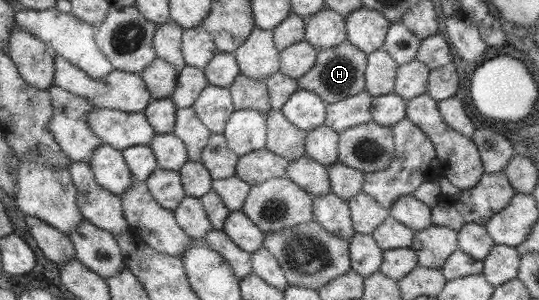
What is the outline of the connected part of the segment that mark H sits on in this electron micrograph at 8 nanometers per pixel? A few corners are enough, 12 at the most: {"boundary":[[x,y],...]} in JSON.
{"boundary":[[321,50],[301,89],[336,103],[366,90],[368,54]]}

